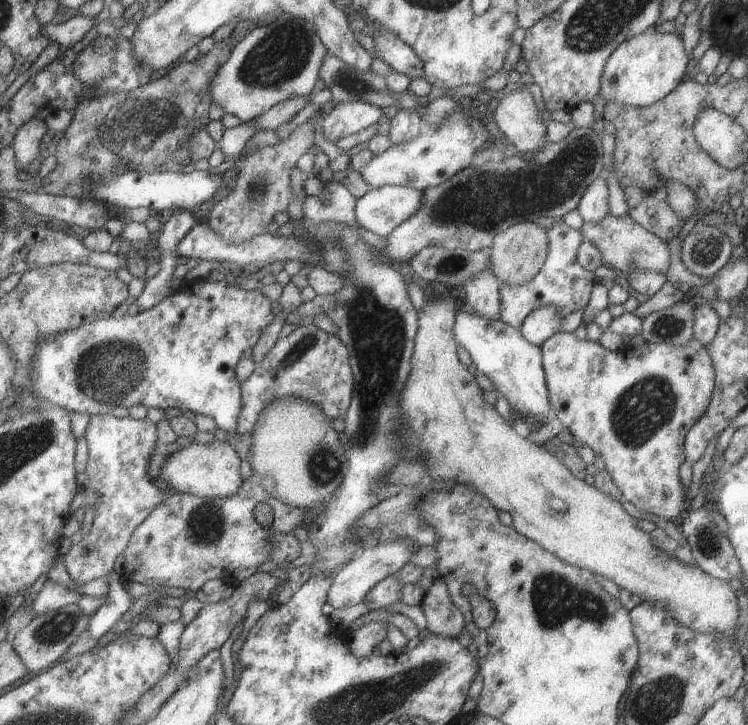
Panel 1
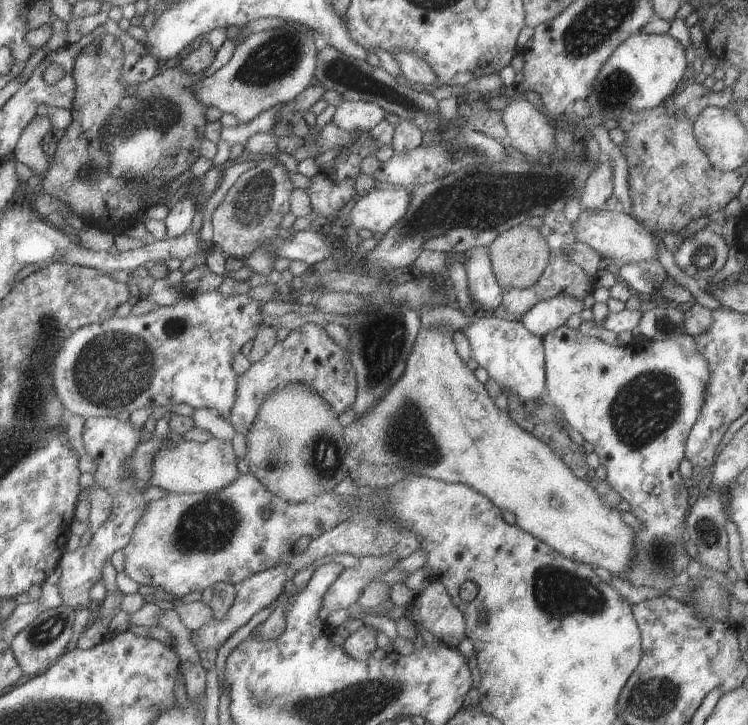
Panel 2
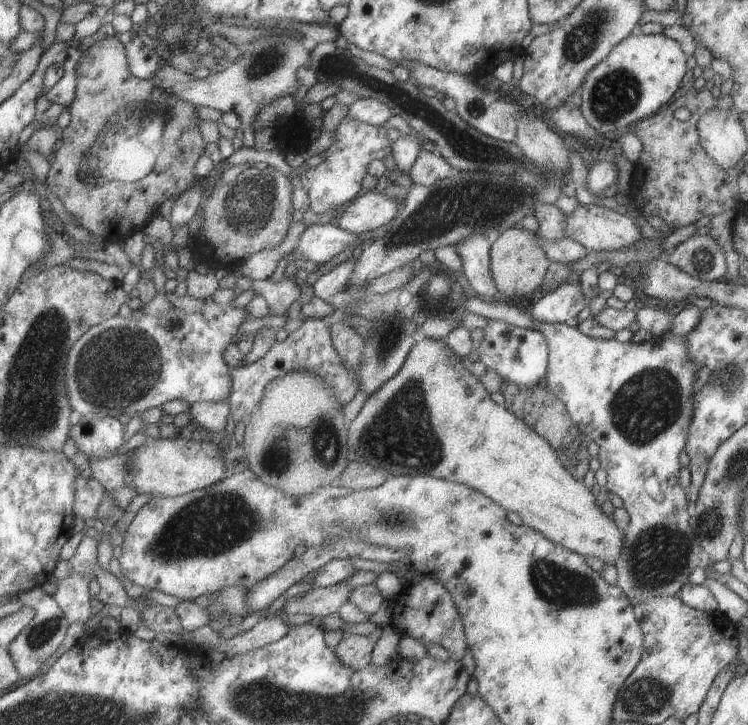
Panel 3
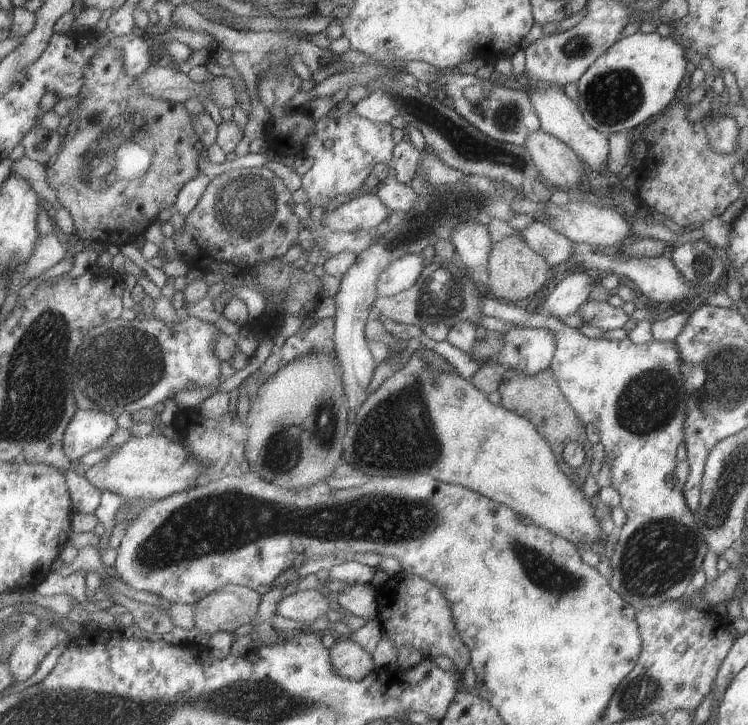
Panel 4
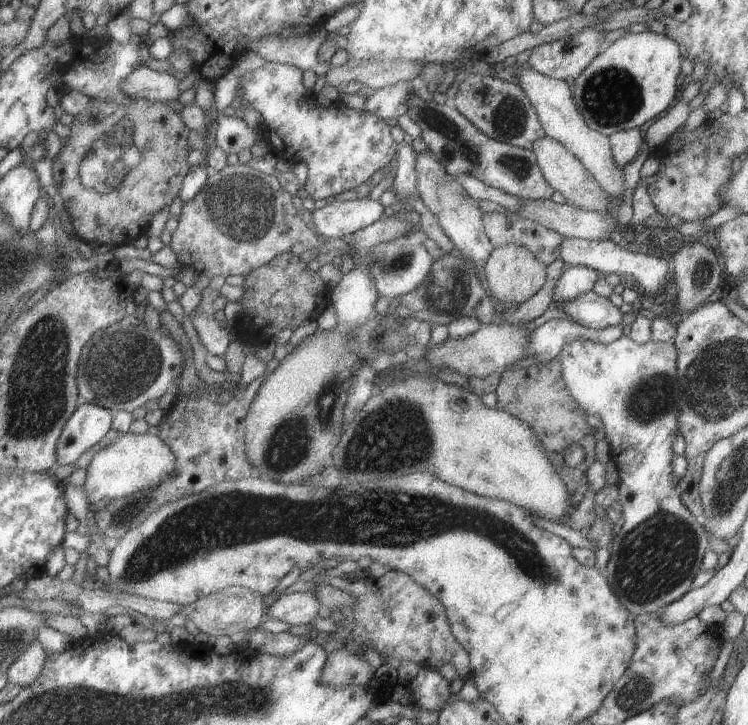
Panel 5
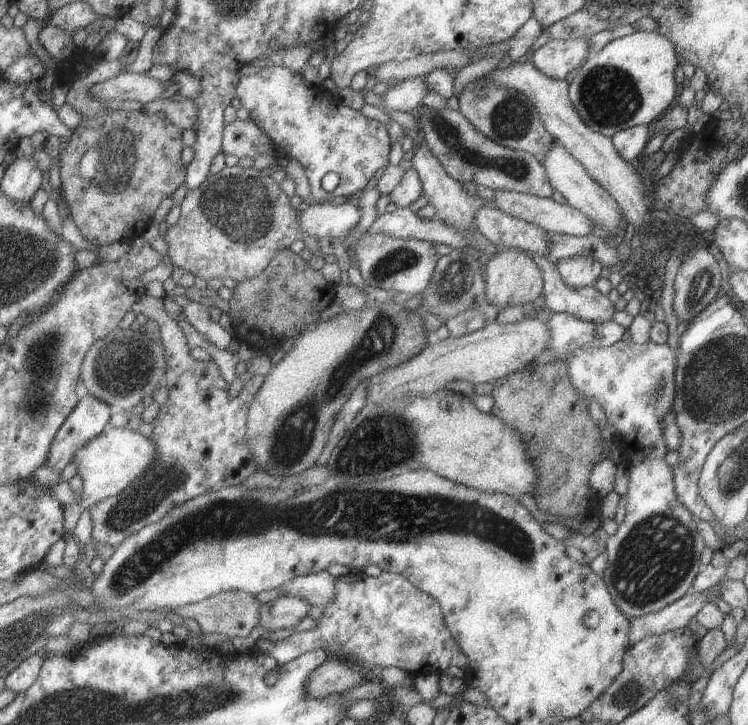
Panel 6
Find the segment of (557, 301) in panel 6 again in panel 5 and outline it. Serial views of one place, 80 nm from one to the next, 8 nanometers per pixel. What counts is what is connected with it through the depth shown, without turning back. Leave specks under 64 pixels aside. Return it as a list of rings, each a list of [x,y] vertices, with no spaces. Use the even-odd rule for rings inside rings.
[[[592,290],[567,302],[558,303],[552,300],[550,307],[556,307],[576,323],[592,329],[602,329],[617,323],[620,324],[622,316],[619,309],[607,297],[597,295]]]

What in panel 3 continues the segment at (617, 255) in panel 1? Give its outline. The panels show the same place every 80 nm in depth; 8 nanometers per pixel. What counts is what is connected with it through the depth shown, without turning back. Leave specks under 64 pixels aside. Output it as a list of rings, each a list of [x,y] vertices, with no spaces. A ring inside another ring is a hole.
[[[578,204],[571,212],[565,214],[563,232],[565,237],[572,238],[587,250],[619,250],[642,238],[634,220],[626,214],[619,214],[609,207],[601,205]]]

